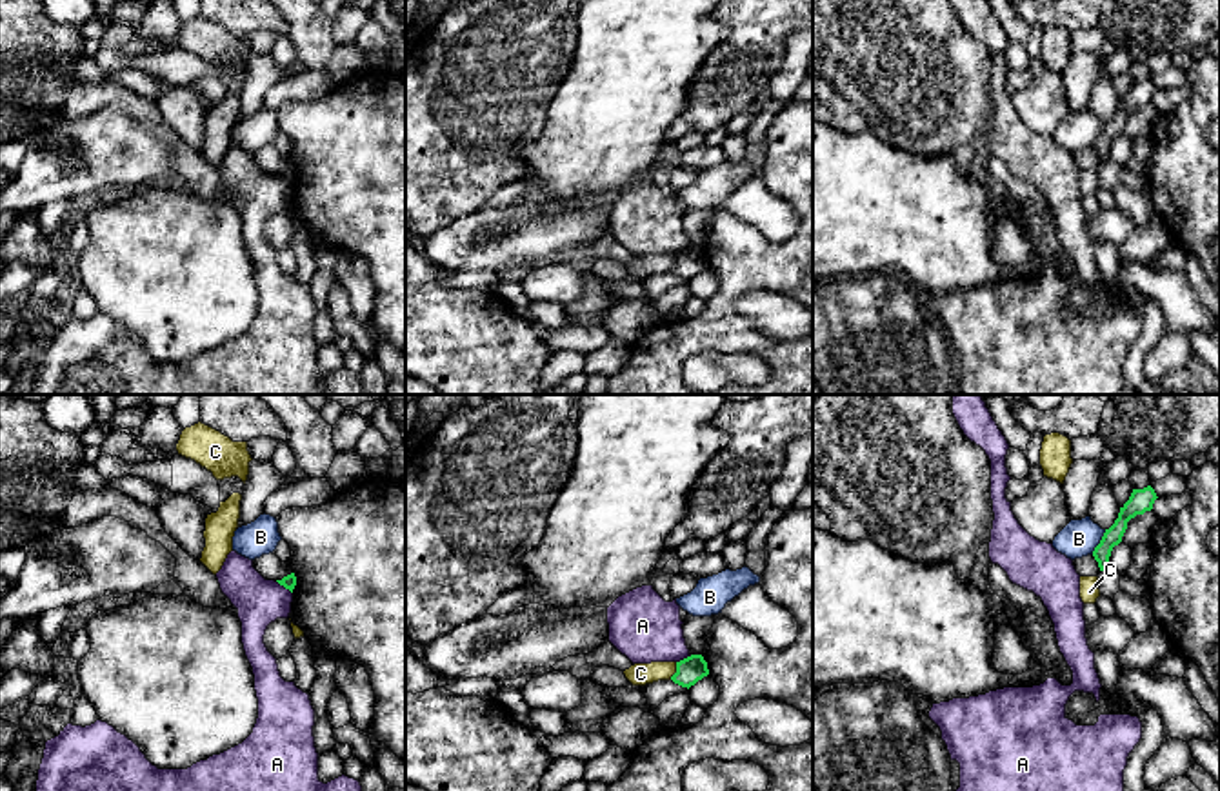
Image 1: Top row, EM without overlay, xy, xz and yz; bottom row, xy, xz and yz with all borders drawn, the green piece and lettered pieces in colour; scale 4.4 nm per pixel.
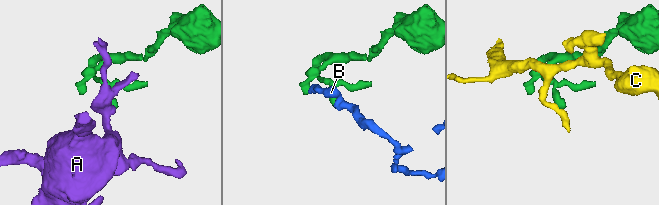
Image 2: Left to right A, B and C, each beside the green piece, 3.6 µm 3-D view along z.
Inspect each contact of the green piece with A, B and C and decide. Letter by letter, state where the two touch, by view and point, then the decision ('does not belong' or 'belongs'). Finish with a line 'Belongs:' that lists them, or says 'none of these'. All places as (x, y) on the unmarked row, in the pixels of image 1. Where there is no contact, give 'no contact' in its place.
A: xy (284, 179) | does not belong
B: yz (1100, 135) | does not belong
C: xz (677, 264) | does not belong
Belongs: none of these

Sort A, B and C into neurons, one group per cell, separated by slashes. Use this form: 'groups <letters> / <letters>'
groups A / B / C

